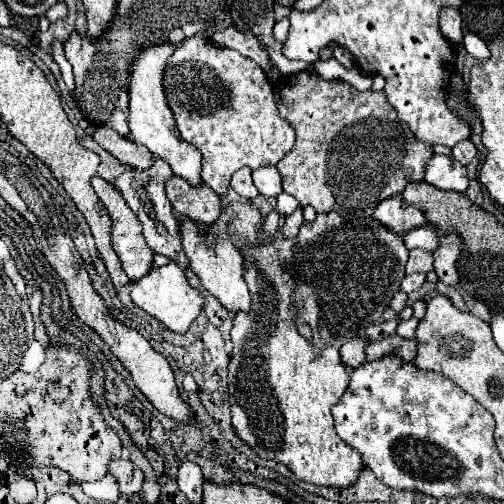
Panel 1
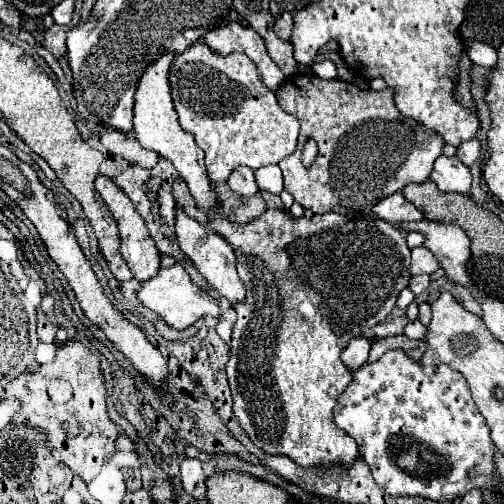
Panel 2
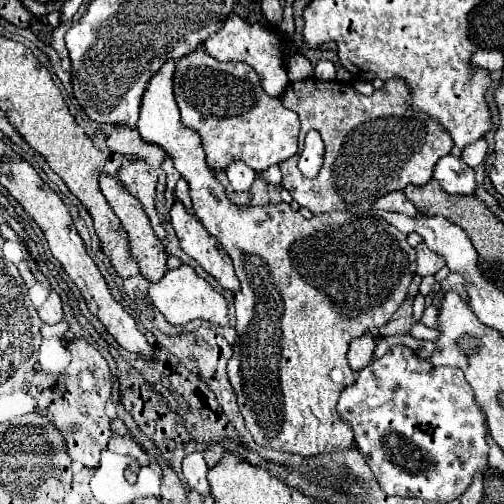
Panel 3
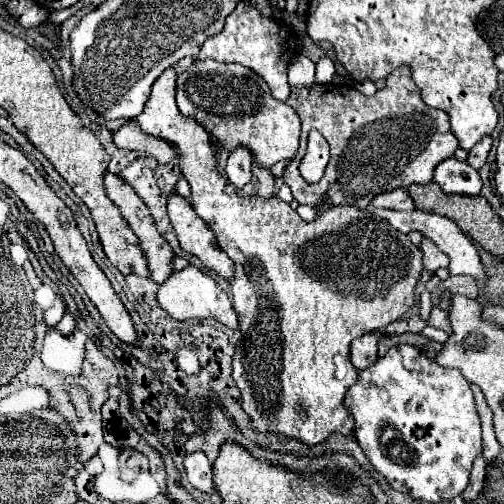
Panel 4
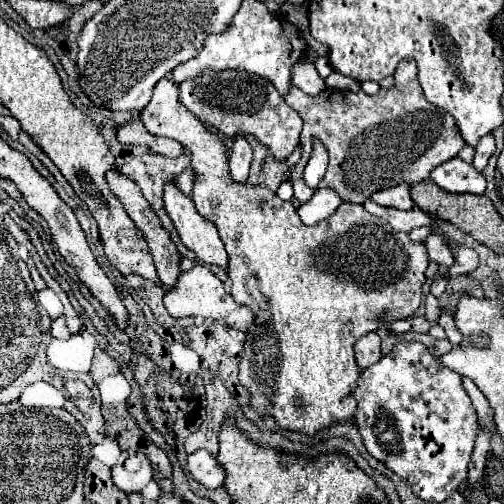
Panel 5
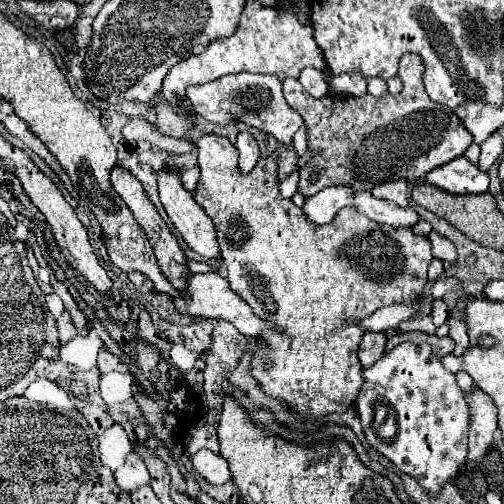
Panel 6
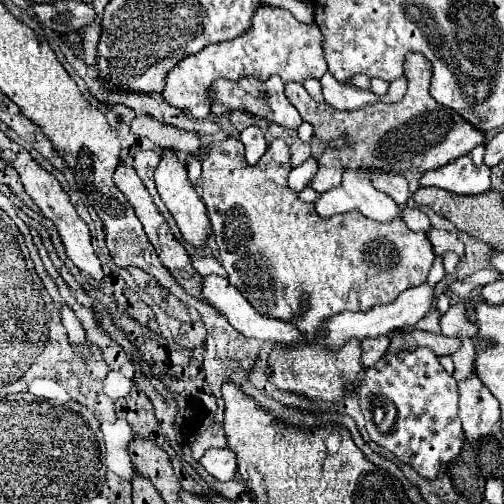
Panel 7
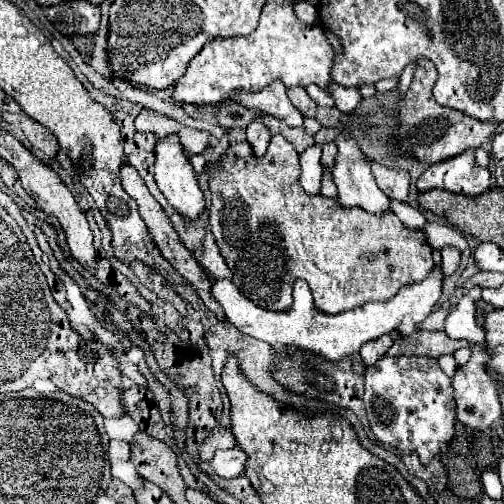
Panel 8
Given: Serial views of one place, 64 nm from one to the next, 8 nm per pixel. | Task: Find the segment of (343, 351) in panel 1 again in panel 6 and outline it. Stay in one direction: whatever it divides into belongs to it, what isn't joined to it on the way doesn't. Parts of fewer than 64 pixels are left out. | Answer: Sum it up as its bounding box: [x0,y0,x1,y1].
[360,332,386,368]

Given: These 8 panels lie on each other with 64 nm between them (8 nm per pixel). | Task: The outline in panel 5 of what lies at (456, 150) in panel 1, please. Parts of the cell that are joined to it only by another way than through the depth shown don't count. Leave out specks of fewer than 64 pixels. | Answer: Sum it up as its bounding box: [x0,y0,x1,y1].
[472,134,496,172]

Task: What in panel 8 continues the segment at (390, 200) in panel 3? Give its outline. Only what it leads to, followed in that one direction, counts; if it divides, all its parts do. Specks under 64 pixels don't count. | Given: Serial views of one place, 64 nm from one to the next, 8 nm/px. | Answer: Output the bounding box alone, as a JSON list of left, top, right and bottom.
[370,160,410,200]

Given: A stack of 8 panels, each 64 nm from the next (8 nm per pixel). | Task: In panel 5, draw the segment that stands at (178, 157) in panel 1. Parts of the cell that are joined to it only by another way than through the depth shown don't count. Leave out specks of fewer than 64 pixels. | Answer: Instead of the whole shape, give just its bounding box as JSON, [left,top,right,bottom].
[142,78,428,434]

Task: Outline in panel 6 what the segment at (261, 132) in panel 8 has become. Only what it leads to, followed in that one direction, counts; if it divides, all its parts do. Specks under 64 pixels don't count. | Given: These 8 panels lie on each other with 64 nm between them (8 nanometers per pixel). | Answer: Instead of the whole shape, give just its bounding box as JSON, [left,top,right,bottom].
[236,132,260,172]

